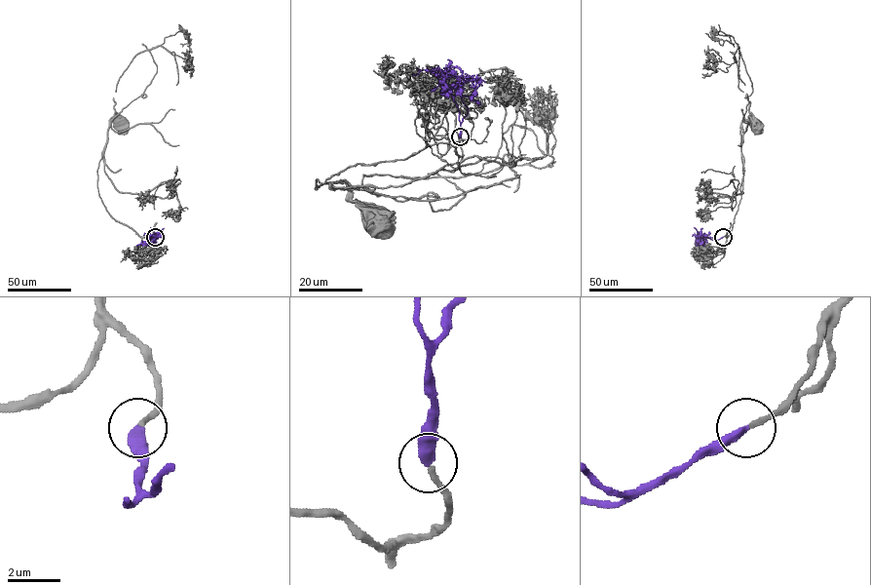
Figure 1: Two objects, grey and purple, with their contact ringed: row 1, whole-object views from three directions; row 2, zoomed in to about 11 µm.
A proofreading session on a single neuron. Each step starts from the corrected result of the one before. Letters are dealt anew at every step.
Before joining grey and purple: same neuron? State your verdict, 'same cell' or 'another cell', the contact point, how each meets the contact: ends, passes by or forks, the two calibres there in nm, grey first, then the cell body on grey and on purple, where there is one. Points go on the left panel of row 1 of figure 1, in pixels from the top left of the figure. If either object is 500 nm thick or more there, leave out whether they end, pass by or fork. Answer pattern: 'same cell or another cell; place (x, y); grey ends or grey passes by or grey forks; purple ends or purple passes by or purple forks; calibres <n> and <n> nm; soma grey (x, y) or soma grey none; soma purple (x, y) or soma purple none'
same cell; place (155, 237); grey ends; purple ends; calibres 190 and 400 nm; soma grey (119, 123); soma purple none

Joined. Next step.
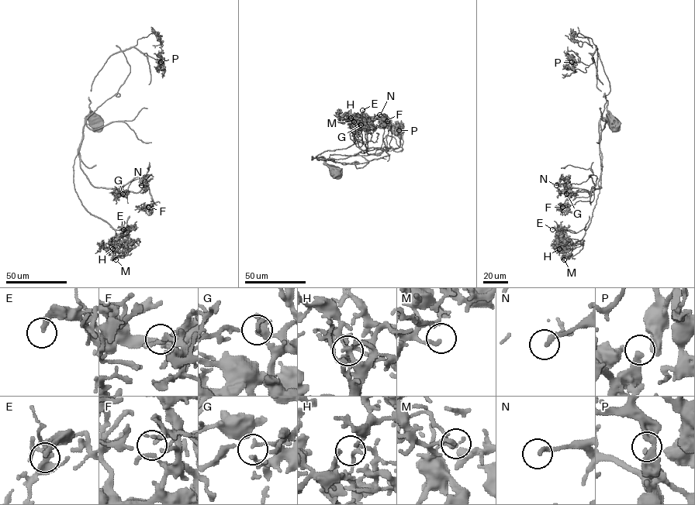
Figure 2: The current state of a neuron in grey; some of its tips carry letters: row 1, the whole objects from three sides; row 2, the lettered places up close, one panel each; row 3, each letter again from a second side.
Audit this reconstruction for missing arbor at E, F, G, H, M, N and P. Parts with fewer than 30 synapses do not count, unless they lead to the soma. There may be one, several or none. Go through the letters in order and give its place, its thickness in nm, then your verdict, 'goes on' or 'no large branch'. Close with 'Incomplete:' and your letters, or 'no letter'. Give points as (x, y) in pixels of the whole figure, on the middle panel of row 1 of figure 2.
E: (362, 110) | 240 nm | no large branch
F: (387, 121) | 100 nm | no large branch
G: (361, 125) | 110 nm | no large branch
H: (350, 118) | 150 nm | no large branch
M: (354, 121) | 200 nm | no large branch
N: (379, 115) | 240 nm | no large branch
P: (399, 130) | 240 nm | no large branch
Incomplete: no letter

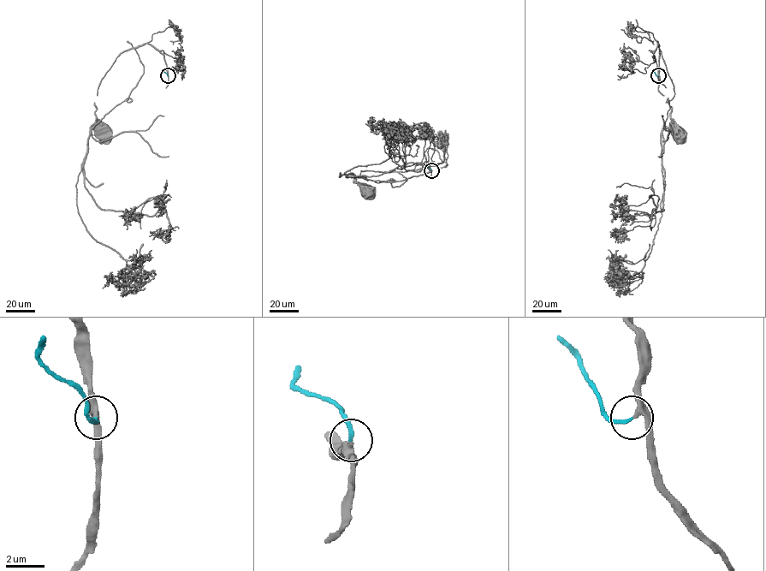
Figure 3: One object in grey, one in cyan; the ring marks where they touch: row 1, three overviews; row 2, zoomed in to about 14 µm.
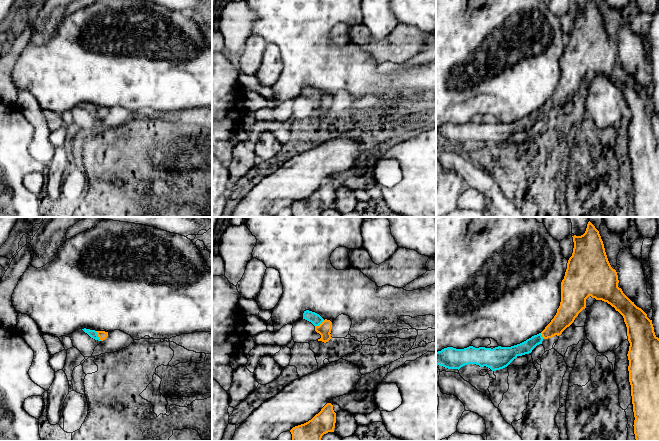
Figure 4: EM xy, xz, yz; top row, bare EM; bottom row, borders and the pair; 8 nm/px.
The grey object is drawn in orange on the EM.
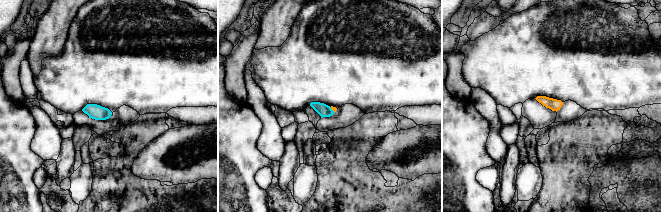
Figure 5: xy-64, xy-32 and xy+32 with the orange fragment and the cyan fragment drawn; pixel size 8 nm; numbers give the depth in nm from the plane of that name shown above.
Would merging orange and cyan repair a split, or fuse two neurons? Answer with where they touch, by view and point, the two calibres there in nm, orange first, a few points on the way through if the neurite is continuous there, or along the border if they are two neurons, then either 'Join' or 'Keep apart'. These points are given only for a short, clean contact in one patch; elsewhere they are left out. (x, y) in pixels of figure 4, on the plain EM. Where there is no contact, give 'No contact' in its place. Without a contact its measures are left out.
Touches orange at xy (98, 112). Thickness 70 nm (orange) against 60 nm. Path across: xy (102, 111), (98, 112), (92, 109). Join

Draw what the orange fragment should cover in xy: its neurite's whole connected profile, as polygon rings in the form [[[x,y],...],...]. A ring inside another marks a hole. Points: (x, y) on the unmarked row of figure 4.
[[[82,105],[85,109],[87,109],[91,114],[98,116],[98,117],[103,117],[107,114],[108,108],[105,107],[95,107],[95,106],[90,106],[90,105]]]

